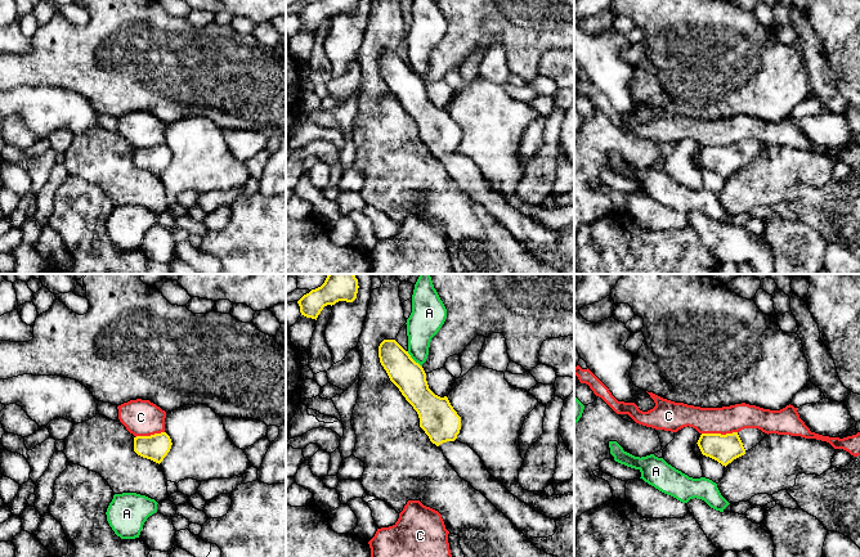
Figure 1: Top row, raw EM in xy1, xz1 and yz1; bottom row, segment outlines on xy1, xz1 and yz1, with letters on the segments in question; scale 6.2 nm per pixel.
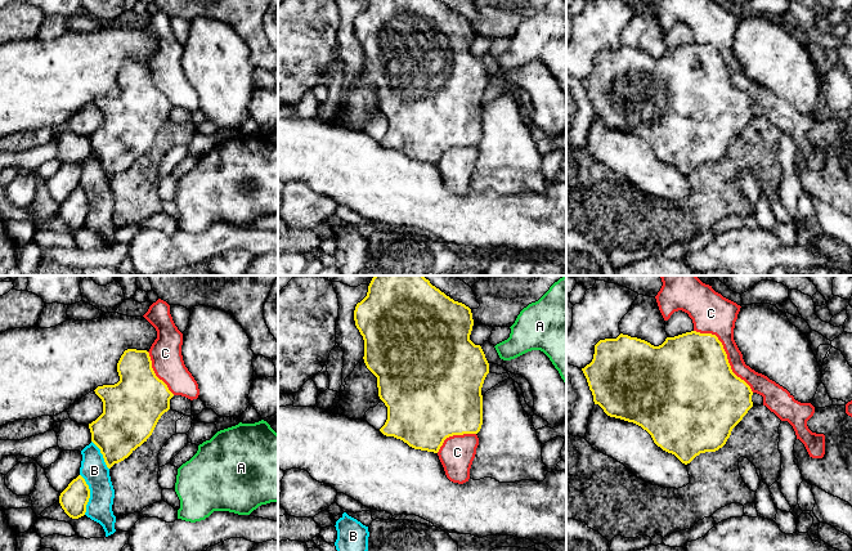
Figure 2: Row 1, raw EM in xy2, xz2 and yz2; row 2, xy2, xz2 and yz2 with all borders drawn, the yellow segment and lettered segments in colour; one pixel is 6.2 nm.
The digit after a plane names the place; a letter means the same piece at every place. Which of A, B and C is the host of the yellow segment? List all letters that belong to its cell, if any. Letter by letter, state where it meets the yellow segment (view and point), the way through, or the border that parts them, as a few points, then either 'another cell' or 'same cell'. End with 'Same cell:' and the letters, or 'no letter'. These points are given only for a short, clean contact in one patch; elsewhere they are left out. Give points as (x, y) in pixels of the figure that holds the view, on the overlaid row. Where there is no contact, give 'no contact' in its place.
A: xz1 (412, 359) | along xz1 (407, 351), (421, 367) | another cell
B: xy2 (89, 494) | another cell
C: yz2 (726, 354) | another cell
Same cell: no letter

